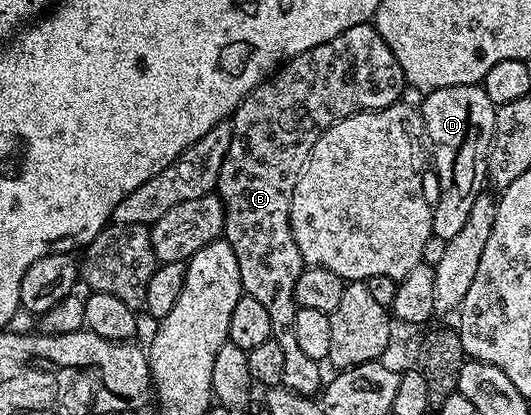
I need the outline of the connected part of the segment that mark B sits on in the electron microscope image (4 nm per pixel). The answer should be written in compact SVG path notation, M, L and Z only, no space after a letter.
M371 23L359 24L350 26L350 30L338 34L338 38L330 38L330 42L314 46L281 64L268 79L260 81L260 85L236 107L230 117L232 141L215 187L220 201L224 203L223 239L234 250L234 258L238 258L243 295L255 298L265 308L266 314L270 314L272 339L282 346L282 385L301 396L312 398L321 391L322 364L303 353L298 346L298 337L294 335L297 309L294 286L306 267L292 233L294 186L304 173L308 156L321 132L342 118L353 116L355 112L373 112L397 103L403 97L400 96L403 92L406 92L406 85L398 58L390 54L390 46L382 42L382 36L375 26Z

